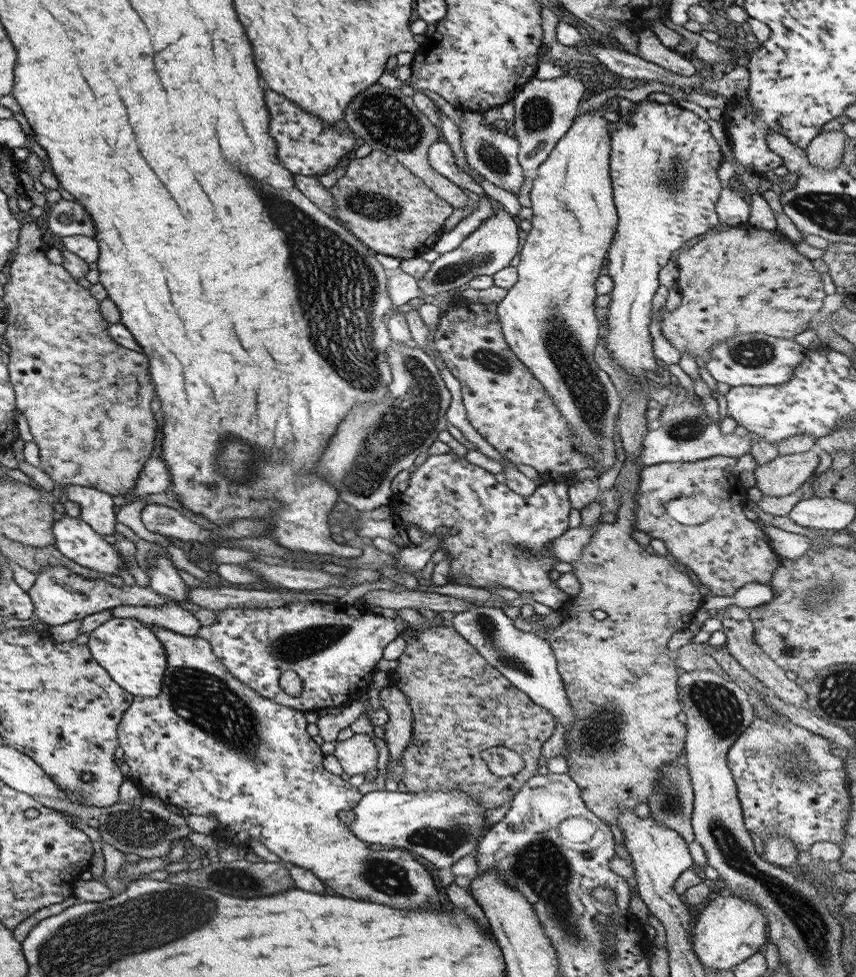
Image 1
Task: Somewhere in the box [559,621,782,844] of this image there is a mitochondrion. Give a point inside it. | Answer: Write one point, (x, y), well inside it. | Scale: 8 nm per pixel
(722, 709)

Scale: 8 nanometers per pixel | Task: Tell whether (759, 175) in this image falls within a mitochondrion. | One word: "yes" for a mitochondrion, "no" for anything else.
no

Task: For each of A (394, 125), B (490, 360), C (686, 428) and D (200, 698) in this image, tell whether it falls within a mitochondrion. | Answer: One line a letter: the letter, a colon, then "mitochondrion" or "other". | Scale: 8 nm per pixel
A: mitochondrion
B: mitochondrion
C: mitochondrion
D: mitochondrion

